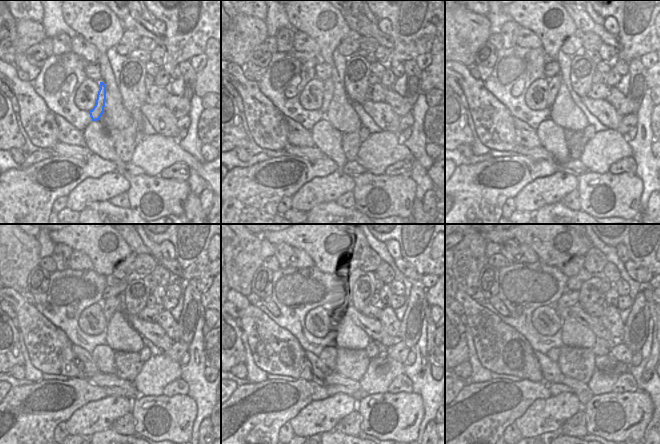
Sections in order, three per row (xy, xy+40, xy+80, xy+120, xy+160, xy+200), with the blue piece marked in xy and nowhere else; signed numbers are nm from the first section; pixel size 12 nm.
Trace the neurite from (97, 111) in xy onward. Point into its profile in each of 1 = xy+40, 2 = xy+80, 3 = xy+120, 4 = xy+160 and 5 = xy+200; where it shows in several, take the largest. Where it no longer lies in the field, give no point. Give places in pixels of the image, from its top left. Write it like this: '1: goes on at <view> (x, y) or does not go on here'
1: goes on at xy+40 (328, 84)
2: goes on at xy+80 (554, 83)
3: goes on at xy+120 (109, 306)
4: goes on at xy+160 (339, 302)
5: goes on at xy+200 (570, 298)

